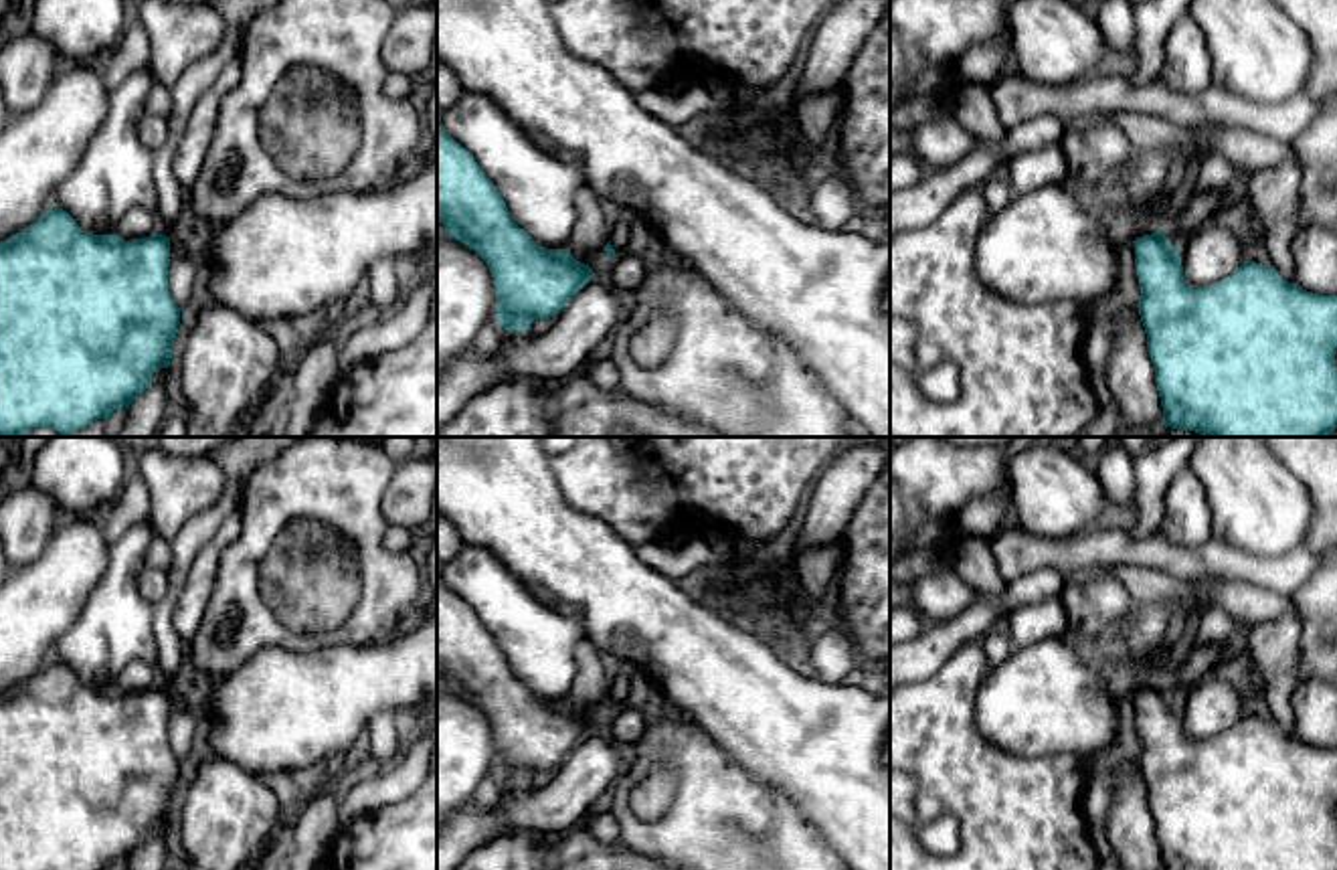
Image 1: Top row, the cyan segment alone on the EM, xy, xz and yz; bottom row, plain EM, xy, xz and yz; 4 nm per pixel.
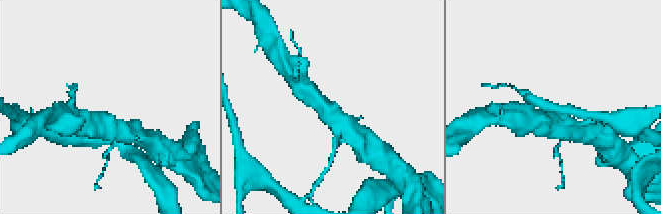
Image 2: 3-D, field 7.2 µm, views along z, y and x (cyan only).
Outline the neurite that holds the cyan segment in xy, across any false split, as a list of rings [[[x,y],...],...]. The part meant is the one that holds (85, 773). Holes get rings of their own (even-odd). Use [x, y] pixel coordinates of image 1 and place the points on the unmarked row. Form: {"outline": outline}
{"outline": [[[235,437],[208,457],[225,471],[220,500],[184,522],[172,540],[166,571],[168,591],[156,603],[158,684],[144,692],[119,692],[83,684],[63,662],[51,660],[24,684],[0,694],[0,870],[109,870],[117,860],[129,862],[158,821],[168,821],[180,779],[180,761],[168,741],[170,690],[186,656],[172,613],[198,550],[214,542],[229,518],[237,516],[245,480],[283,449],[305,437]]]}

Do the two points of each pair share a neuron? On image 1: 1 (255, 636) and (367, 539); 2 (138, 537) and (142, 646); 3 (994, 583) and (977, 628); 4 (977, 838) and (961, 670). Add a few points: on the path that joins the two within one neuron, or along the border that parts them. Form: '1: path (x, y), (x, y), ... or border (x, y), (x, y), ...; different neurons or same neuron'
1: path (302, 640), (346, 634), (375, 605), (375, 585); same neuron
2: path (126, 563), (126, 620); same neuron
3: border (1008, 583), (996, 595), (977, 597); different neurons
4: path (977, 796), (977, 786), (957, 765), (957, 713); same neuron

